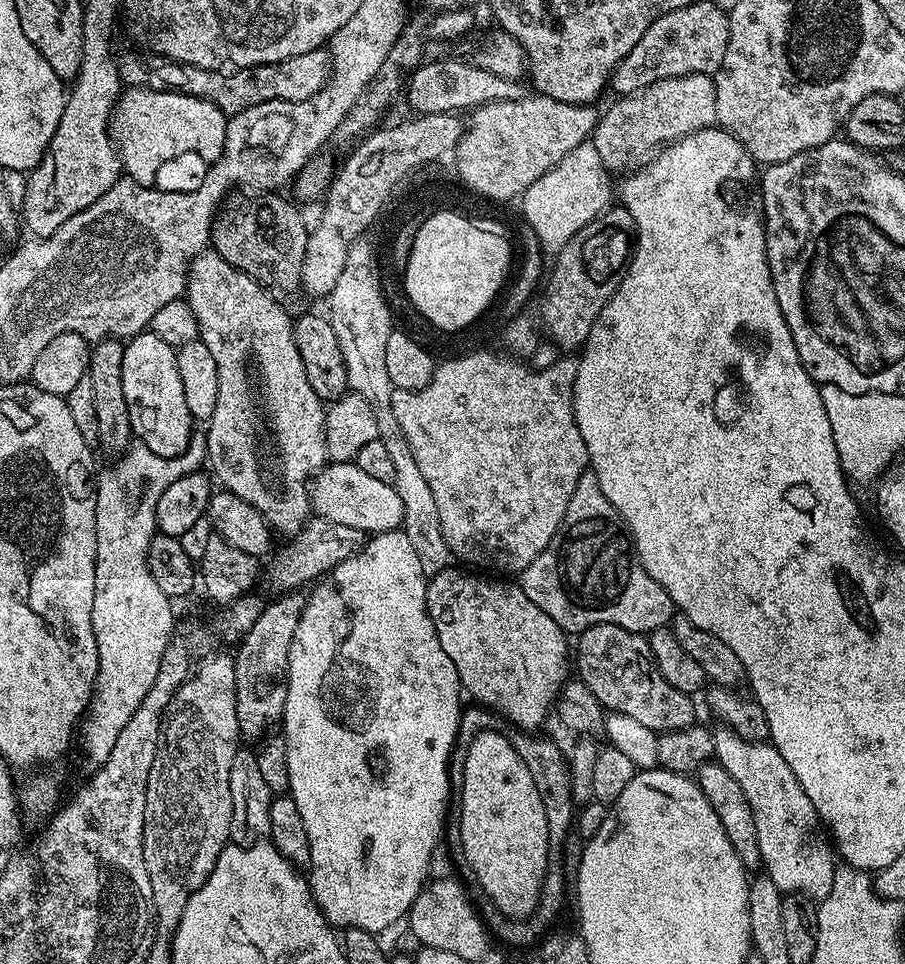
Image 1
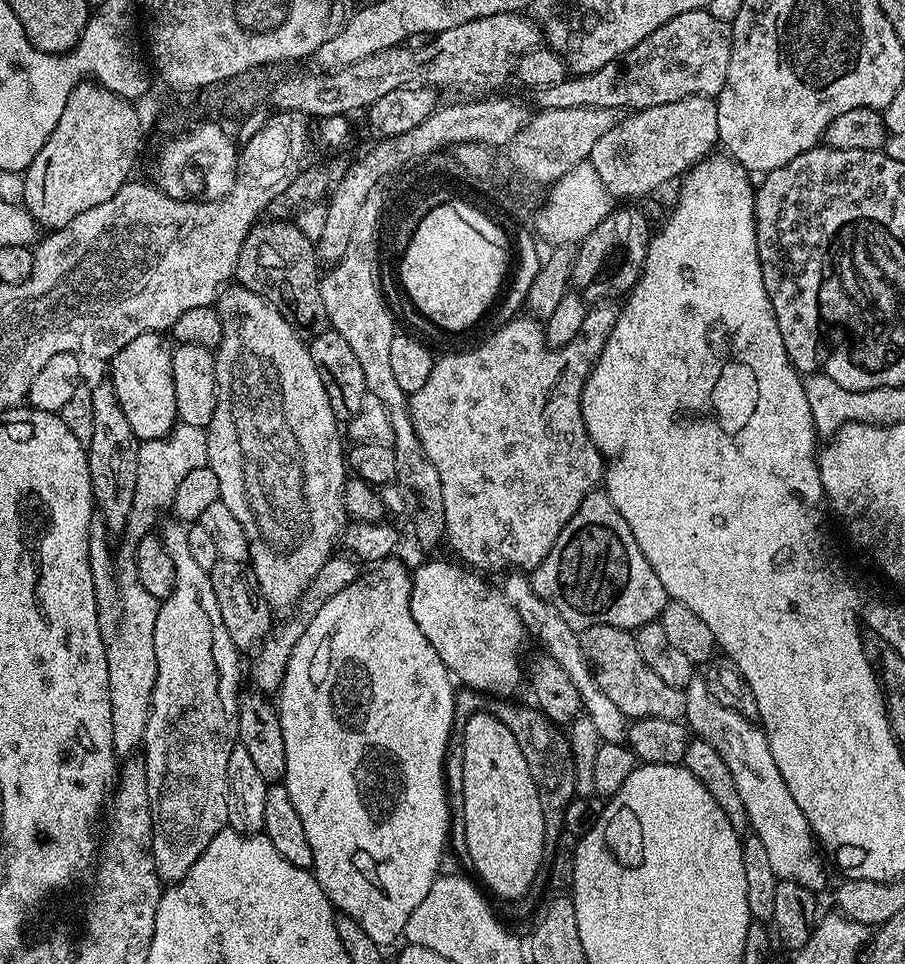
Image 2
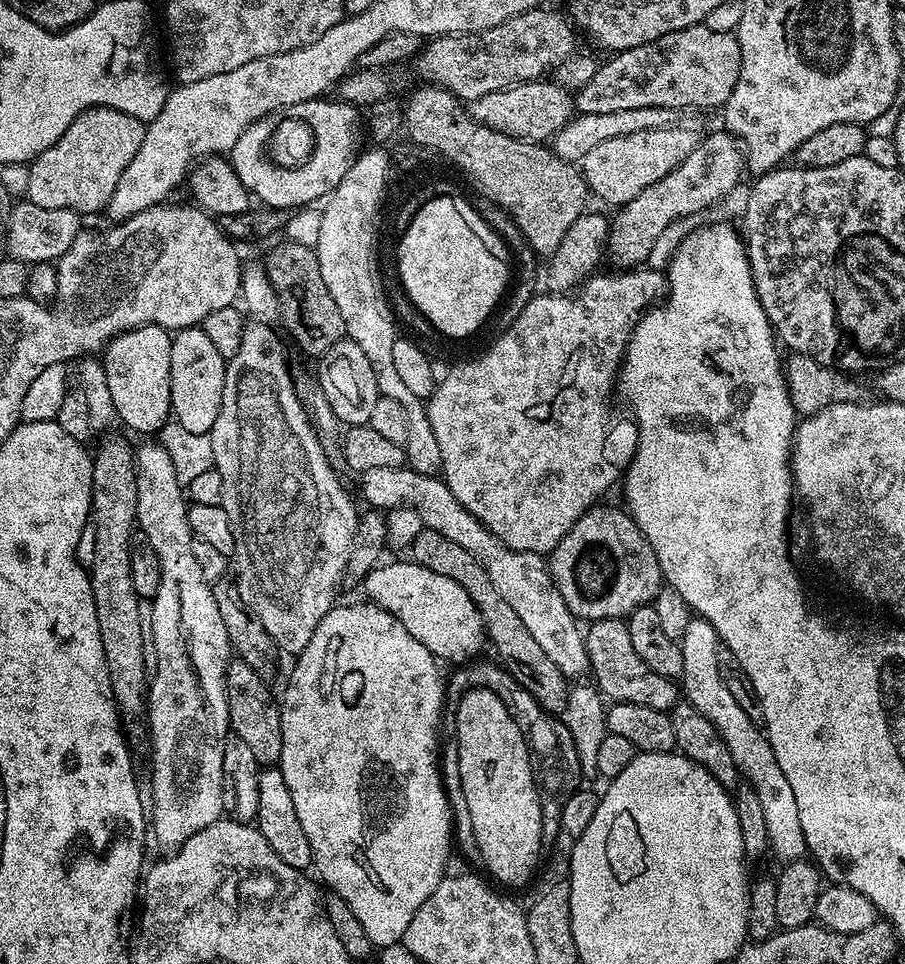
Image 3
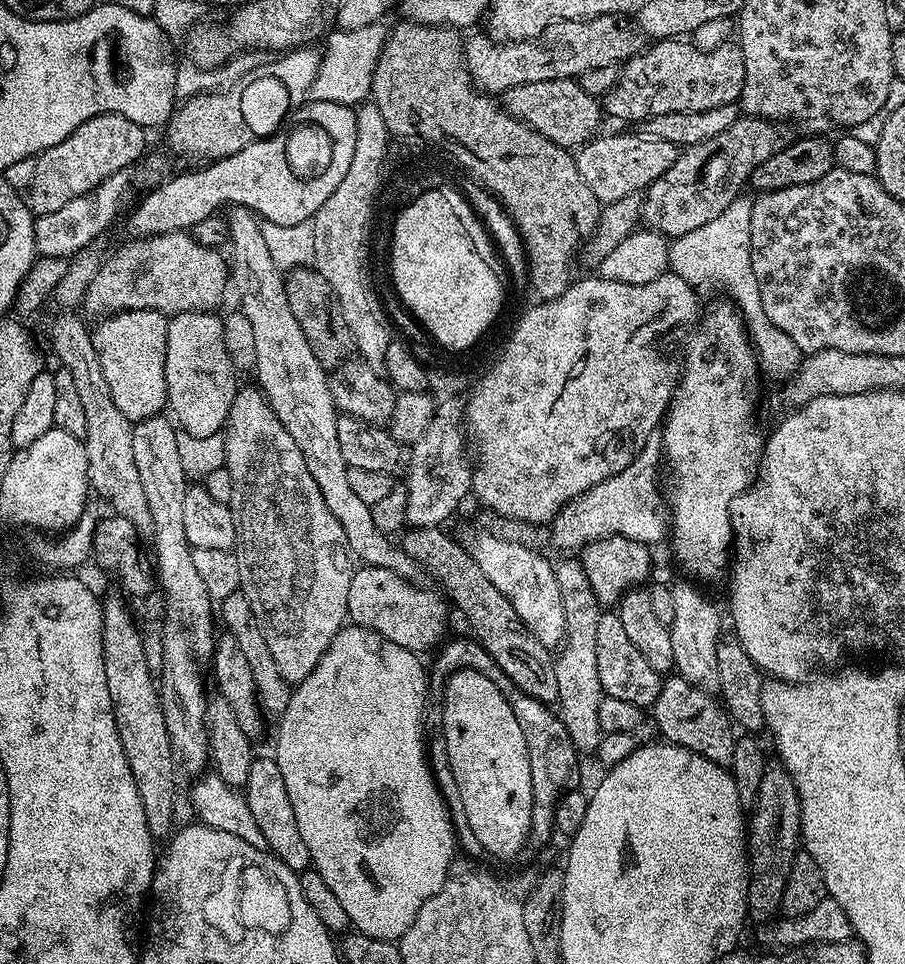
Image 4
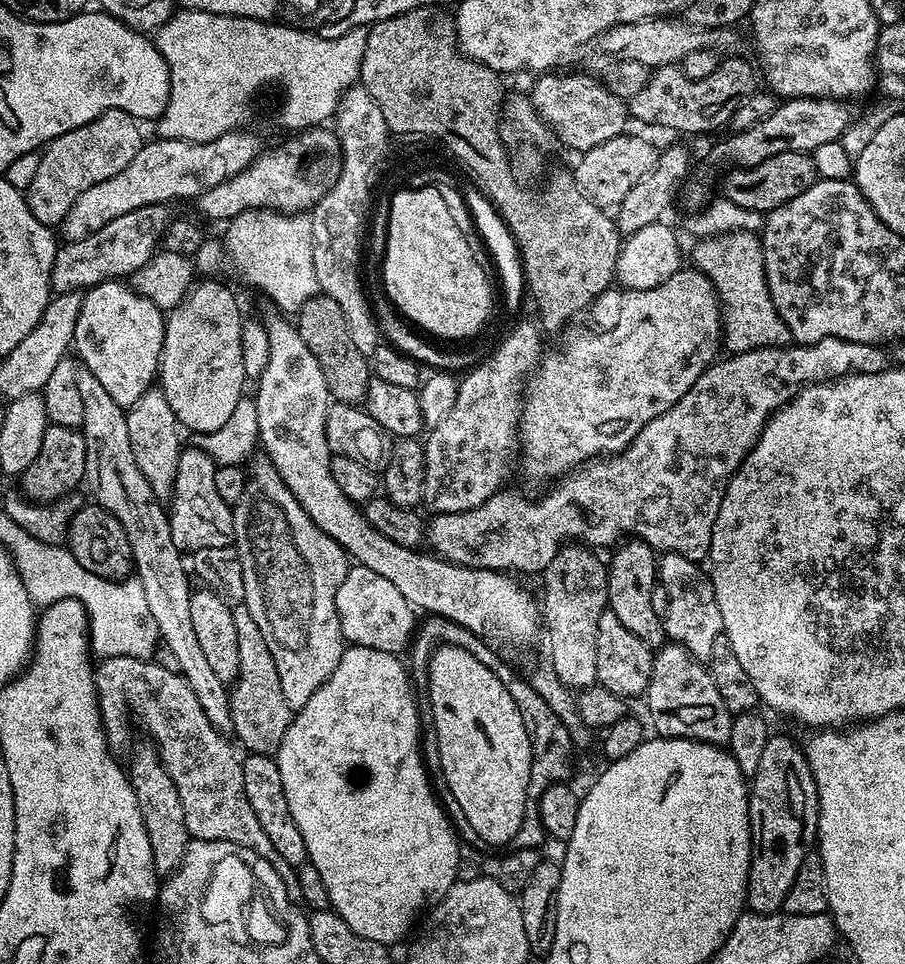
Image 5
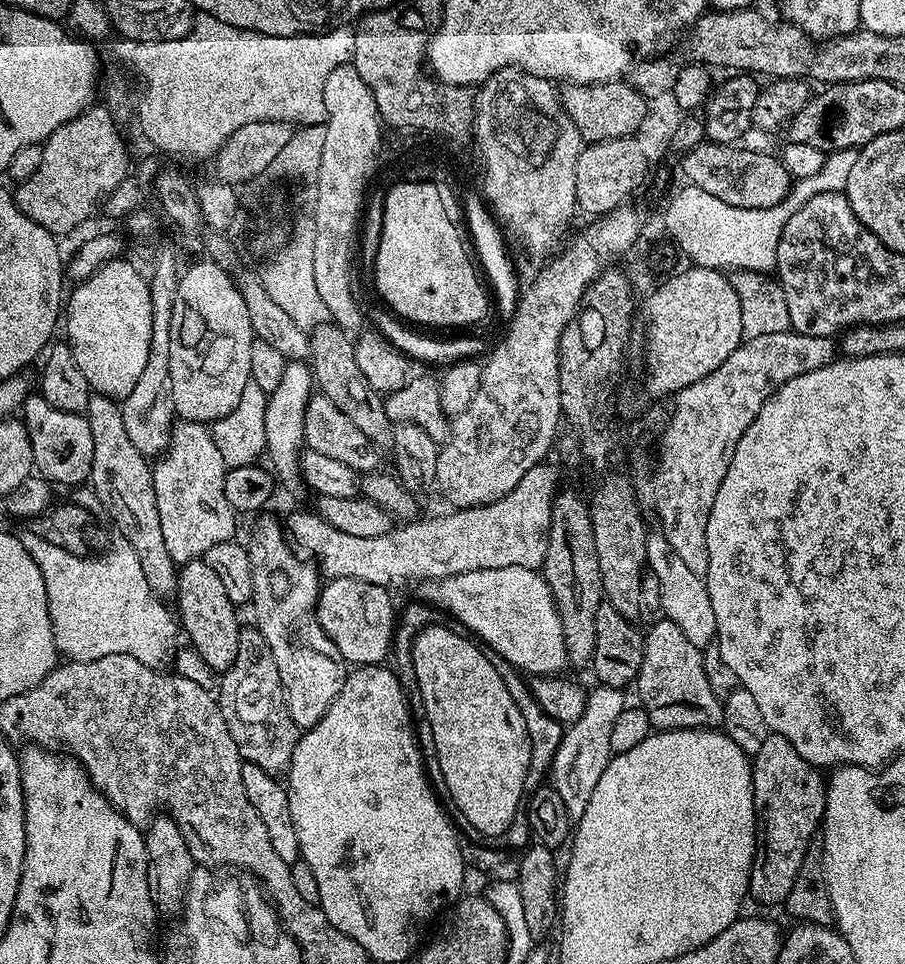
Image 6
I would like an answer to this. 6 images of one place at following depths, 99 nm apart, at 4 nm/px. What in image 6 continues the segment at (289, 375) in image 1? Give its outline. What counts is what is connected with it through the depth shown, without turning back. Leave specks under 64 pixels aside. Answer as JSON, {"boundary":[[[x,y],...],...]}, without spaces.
{"boundary":[[[276,520],[262,521],[253,530],[252,537],[246,540],[246,547],[254,576],[254,594],[250,605],[250,611],[256,615],[254,626],[262,638],[266,638],[274,653],[274,662],[278,662],[278,678],[282,678],[284,701],[290,710],[290,718],[294,718],[297,728],[310,729],[322,719],[326,710],[330,710],[349,674],[346,661],[342,654],[338,654],[338,646],[330,642],[316,621],[321,573],[307,559],[299,560],[292,553],[293,545],[281,521],[280,524]]]}

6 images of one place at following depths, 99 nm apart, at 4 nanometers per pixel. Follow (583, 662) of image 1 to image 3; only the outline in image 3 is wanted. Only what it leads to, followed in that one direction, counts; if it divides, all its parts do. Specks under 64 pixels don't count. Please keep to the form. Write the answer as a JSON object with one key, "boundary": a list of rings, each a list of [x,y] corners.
{"boundary":[[[623,619],[591,621],[584,632],[584,645],[590,676],[601,696],[612,702],[634,702],[638,706],[650,706],[650,710],[666,713],[671,713],[676,707],[677,685],[665,676],[654,674],[654,670],[650,670],[650,666],[642,662],[641,656],[634,651],[630,642],[630,630]]]}

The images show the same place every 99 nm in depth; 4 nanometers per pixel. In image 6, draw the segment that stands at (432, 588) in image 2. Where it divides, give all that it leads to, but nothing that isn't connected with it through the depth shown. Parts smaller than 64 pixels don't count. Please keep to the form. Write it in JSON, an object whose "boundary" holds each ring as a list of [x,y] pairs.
{"boundary":[[[358,578],[329,579],[320,589],[316,603],[316,621],[324,633],[338,646],[338,654],[349,665],[383,665],[388,651],[394,648],[394,633],[398,623],[398,608],[392,605],[389,589],[362,582]]]}

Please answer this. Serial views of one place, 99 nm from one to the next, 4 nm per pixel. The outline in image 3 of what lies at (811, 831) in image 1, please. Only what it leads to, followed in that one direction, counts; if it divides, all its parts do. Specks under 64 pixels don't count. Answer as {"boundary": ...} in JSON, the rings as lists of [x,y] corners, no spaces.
{"boundary":[[[693,618],[686,626],[684,635],[680,637],[682,650],[682,674],[679,683],[682,685],[682,696],[687,704],[694,706],[702,718],[710,718],[714,722],[714,730],[722,734],[722,742],[730,750],[741,777],[758,794],[758,802],[766,817],[766,834],[771,855],[777,856],[780,862],[805,859],[808,847],[802,834],[802,822],[798,819],[798,802],[794,798],[794,789],[786,782],[786,774],[782,774],[782,766],[778,766],[778,758],[774,758],[774,750],[770,746],[767,735],[753,715],[738,702],[734,702],[734,694],[726,690],[726,682],[722,682],[722,670],[718,666],[718,650],[722,647],[718,634],[710,622]]]}

